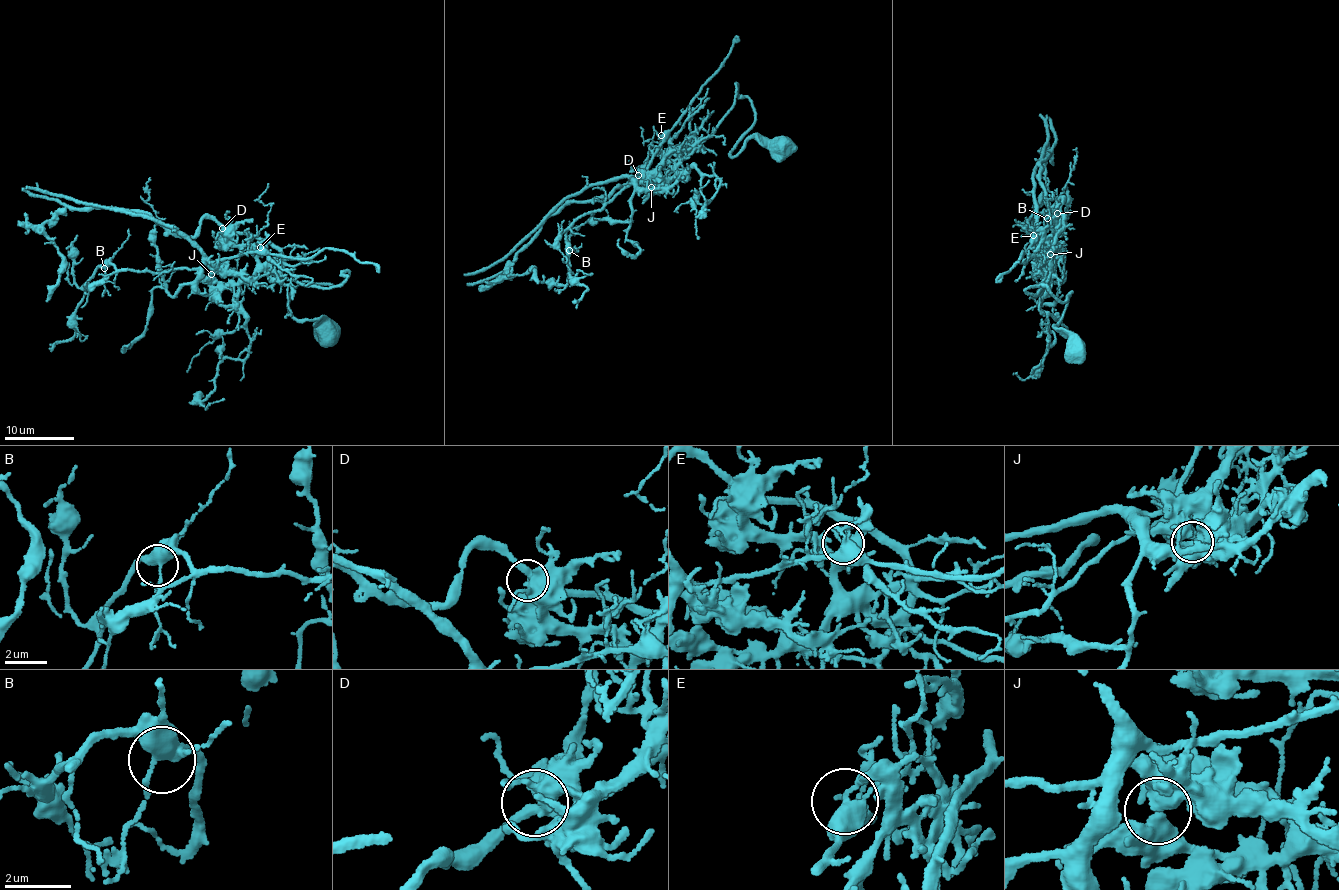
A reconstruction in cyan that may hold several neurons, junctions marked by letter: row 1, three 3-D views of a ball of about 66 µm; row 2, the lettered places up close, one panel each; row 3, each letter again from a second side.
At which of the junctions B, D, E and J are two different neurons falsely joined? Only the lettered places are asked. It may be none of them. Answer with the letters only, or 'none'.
E

